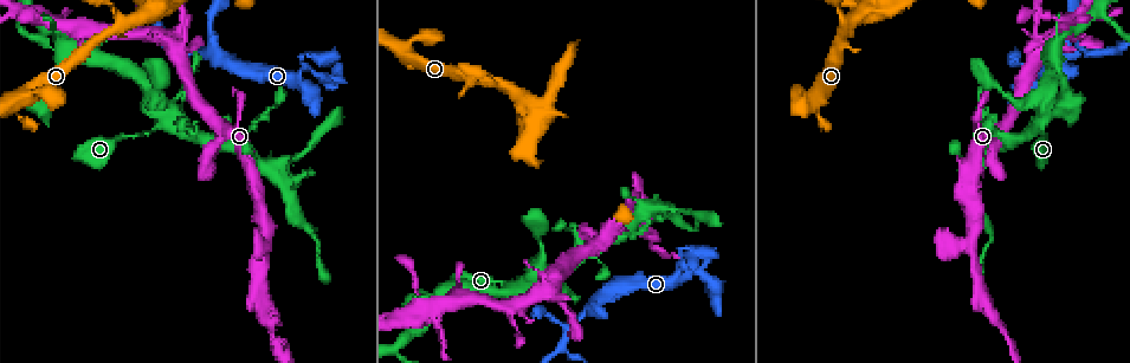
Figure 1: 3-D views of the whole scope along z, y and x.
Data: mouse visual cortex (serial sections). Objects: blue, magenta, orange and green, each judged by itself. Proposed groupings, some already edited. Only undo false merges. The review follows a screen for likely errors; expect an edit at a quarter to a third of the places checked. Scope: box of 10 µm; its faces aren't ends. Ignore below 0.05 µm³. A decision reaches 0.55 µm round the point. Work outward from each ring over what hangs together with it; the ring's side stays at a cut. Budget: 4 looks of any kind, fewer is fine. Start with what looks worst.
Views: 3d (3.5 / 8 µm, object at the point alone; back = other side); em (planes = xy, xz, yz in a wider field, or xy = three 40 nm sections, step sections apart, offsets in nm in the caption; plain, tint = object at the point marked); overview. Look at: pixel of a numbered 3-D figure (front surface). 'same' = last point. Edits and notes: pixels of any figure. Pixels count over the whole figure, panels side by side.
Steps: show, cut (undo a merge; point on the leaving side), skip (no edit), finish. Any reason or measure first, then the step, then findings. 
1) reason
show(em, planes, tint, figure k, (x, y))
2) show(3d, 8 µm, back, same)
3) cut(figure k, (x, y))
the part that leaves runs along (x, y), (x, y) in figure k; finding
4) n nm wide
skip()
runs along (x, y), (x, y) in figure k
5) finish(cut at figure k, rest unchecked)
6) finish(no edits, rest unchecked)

narrows sharply
show(3d, 3.5 µm, figure 1, (317, 74))

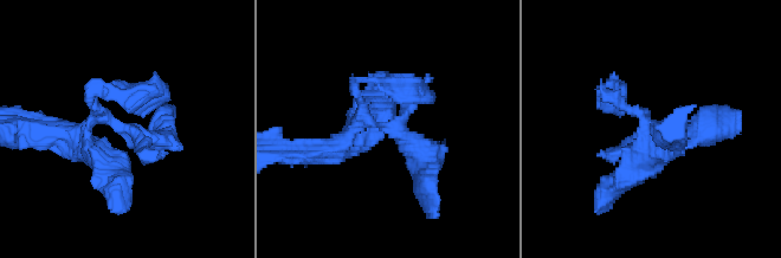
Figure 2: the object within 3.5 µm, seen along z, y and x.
shape alone is not enough
show(em, xy, step 3, tint, figure 2, (118, 127))

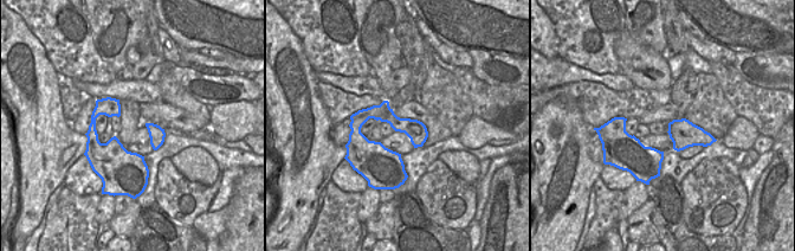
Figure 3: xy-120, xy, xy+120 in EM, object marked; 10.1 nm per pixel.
skip()
runs along (308, 152), (392, 127), (424, 179) in figure 2; all the same cell

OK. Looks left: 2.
sudden change in width
show(3d, 8 µm, figure 1, (547, 292))

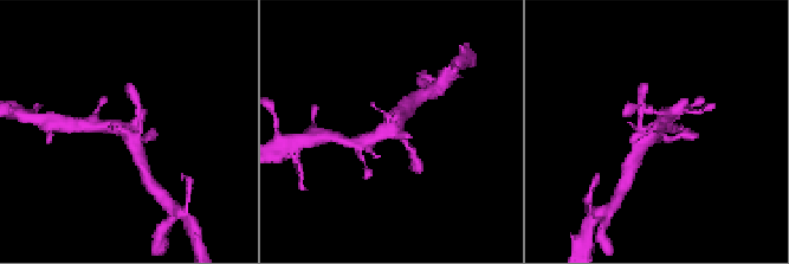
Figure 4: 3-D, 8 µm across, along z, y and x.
now the EM
show(em, xy, step 2, tint, same)

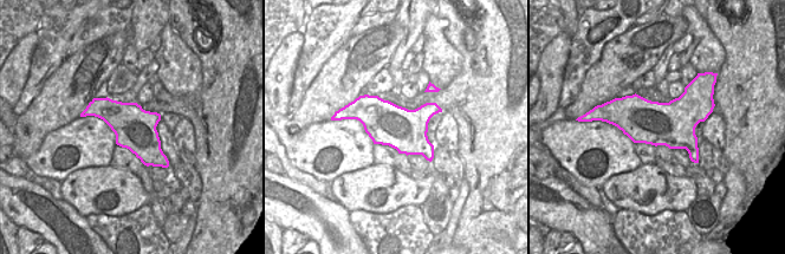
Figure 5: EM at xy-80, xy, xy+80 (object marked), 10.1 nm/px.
skip()
continuous, no second cell

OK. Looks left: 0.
finish(no edits, rest unchecked)

